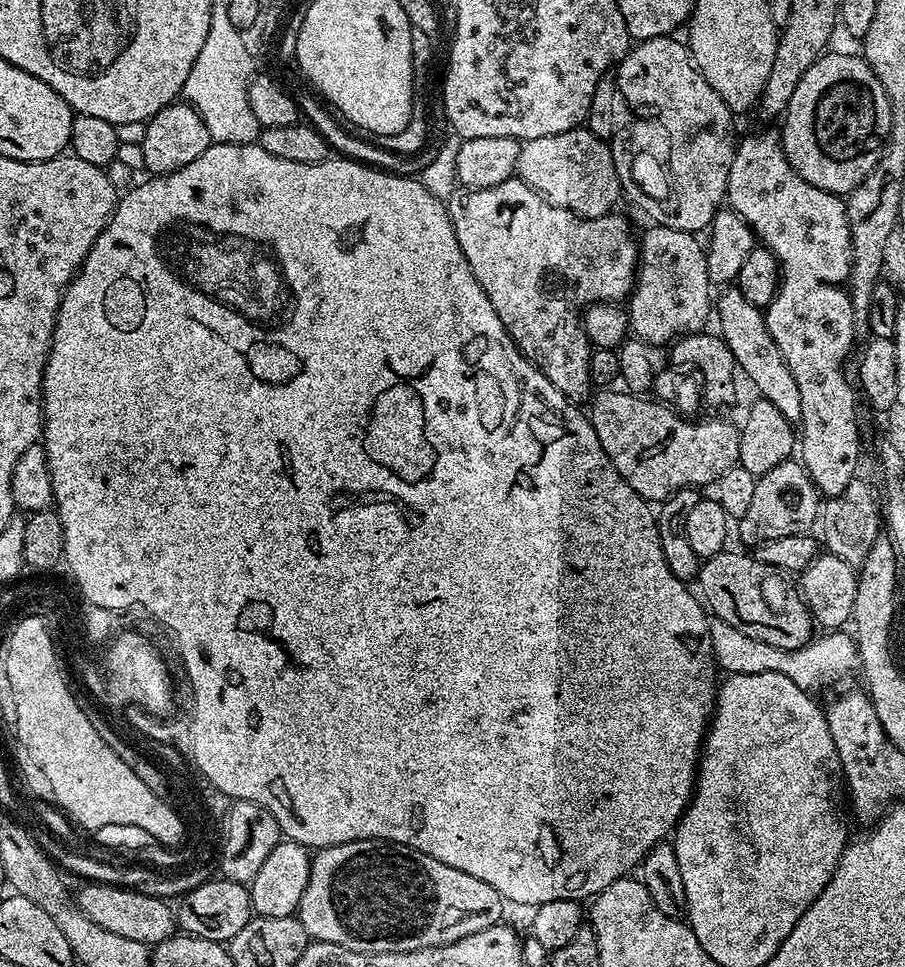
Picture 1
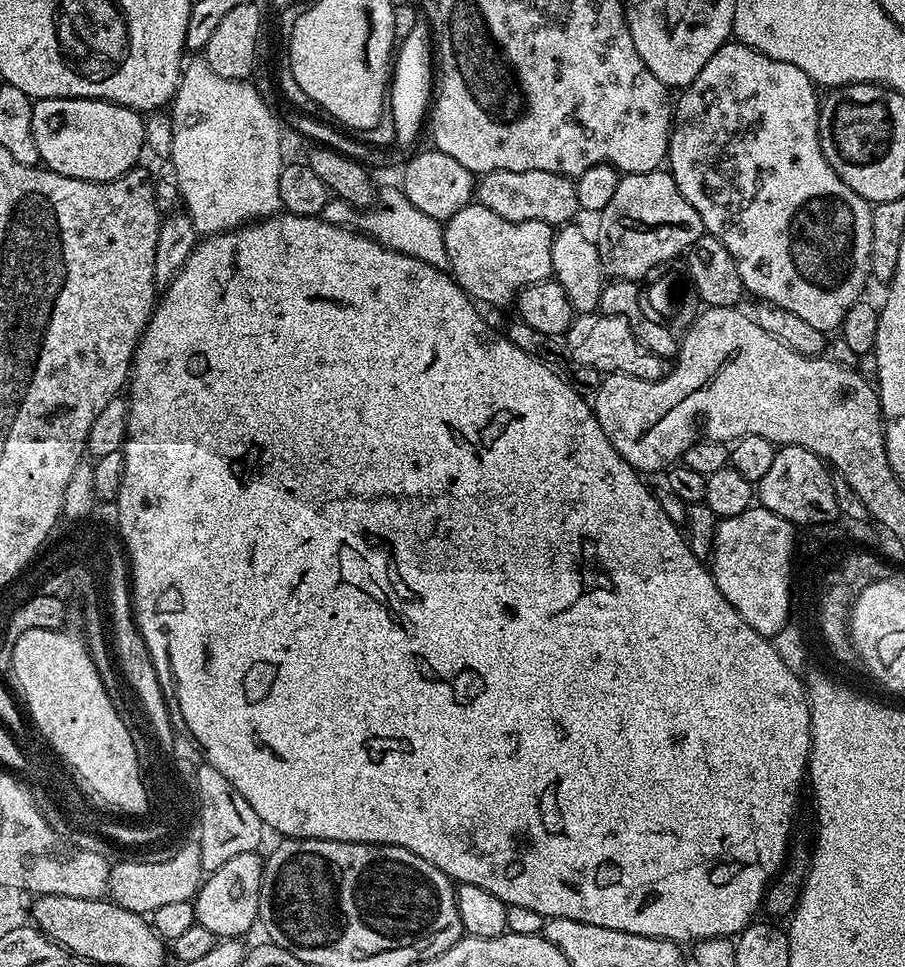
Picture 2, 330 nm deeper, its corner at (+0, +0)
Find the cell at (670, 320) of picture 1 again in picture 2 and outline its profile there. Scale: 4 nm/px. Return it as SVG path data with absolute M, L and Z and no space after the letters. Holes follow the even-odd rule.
M657 170L647 172L646 174L621 175L620 181L618 182L618 190L614 190L614 198L610 198L610 203L598 213L598 220L600 220L600 225L597 226L596 232L594 231L594 239L596 241L596 249L600 255L600 267L604 269L609 277L618 280L643 281L643 276L646 275L647 272L653 271L652 273L655 273L657 271L655 268L658 267L659 264L664 264L667 260L674 259L675 256L683 257L691 245L705 233L702 218L698 218L698 210L694 210L694 206L690 206L690 202L686 202L686 198L682 198L682 194L676 188L676 183L674 182L671 172L667 170Z

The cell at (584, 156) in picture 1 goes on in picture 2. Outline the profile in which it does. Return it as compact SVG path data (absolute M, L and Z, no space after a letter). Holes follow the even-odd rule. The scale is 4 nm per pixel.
M498 170L497 172L486 172L479 177L475 199L482 206L494 210L498 218L506 218L510 222L546 222L553 226L563 226L577 219L580 212L580 203L576 197L575 183L569 177L550 174L550 170Z

